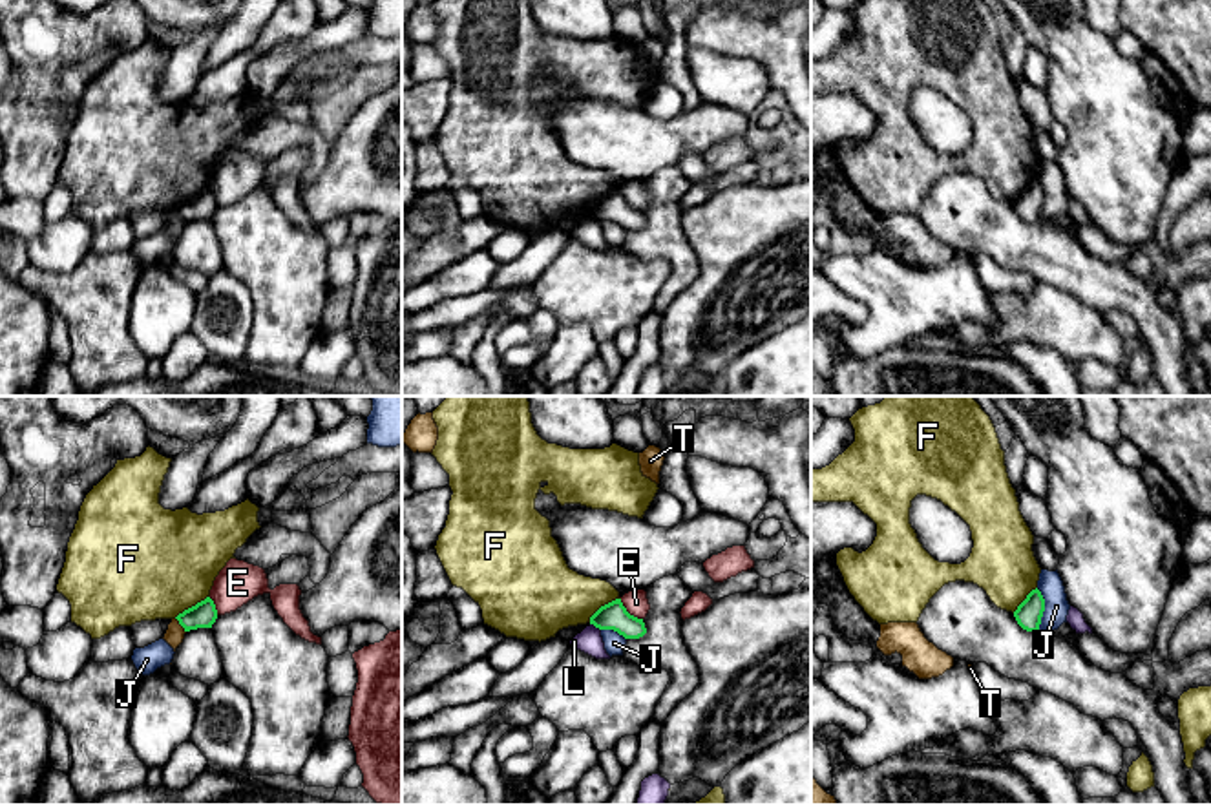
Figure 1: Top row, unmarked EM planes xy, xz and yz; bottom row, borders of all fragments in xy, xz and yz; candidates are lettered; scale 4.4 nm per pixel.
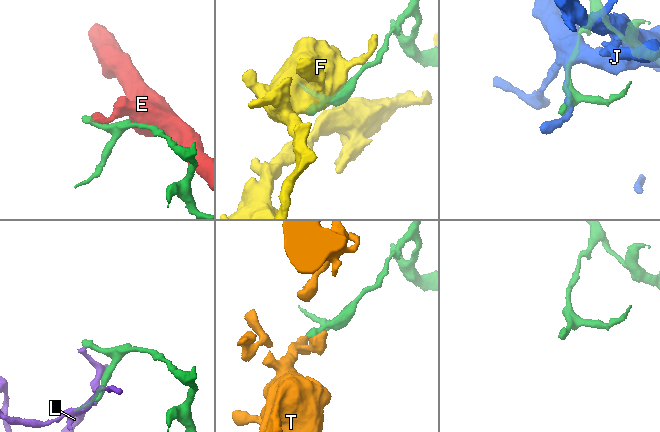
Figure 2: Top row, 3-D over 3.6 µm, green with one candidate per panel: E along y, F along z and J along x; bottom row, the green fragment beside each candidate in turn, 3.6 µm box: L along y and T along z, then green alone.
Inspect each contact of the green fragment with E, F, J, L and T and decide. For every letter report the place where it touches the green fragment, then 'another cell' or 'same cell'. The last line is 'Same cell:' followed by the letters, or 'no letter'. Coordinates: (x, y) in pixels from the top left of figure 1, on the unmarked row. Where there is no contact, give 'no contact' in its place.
E: meets green in xz at (627, 203); another cell
F: meets green in xy at (192, 198); another cell
J: meets green in yz at (1043, 201); another cell
L: meets green in xz at (596, 218); another cell
T: meets green in xy at (179, 214); another cell
Same cell: no letter

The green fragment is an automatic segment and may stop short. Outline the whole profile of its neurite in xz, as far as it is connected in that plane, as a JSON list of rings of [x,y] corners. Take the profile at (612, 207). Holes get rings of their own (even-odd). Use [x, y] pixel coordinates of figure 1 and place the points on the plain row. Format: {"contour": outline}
{"contour": [[[616,190],[601,197],[592,208],[590,215],[599,221],[614,221],[625,230],[639,230],[647,225],[643,210],[637,210],[627,203],[621,190]]]}

